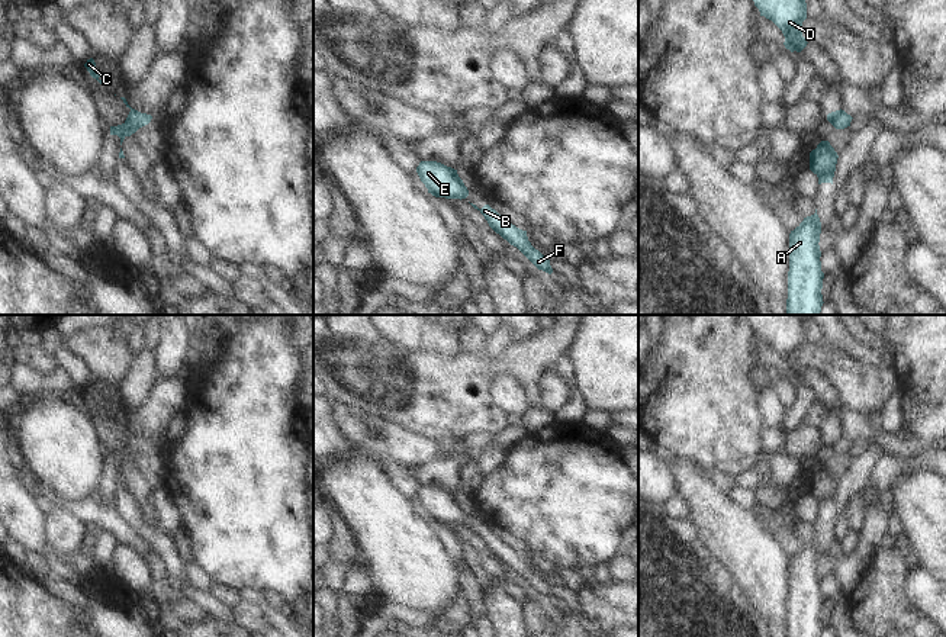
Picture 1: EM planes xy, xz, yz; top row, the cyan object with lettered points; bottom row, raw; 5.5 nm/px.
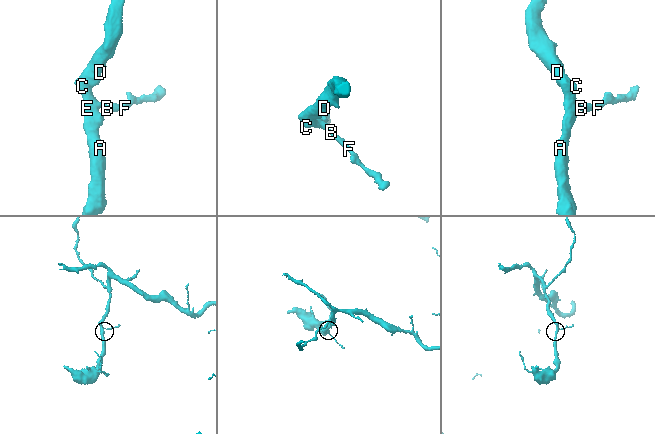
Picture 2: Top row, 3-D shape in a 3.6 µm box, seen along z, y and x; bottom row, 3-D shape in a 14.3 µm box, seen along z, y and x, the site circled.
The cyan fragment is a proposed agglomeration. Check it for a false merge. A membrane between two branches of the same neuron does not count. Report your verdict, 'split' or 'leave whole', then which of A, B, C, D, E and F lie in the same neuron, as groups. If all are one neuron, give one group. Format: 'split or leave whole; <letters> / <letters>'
leave whole; A B C D E F

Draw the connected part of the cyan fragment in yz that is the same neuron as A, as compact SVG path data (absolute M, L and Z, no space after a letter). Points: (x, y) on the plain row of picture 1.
M817 534L789 559L786 637L821 637L824 598L820 586L820 559Z

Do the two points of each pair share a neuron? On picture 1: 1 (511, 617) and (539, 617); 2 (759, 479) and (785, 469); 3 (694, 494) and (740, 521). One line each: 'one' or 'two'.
1: two
2: one
3: one

